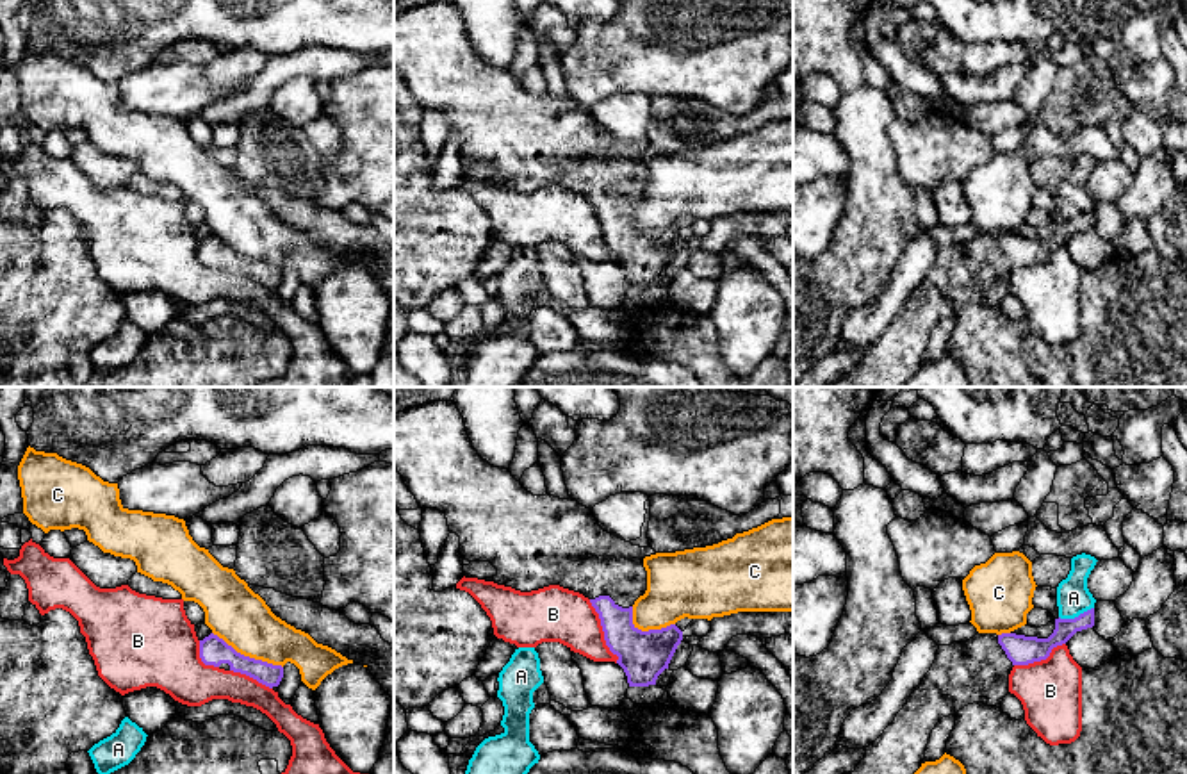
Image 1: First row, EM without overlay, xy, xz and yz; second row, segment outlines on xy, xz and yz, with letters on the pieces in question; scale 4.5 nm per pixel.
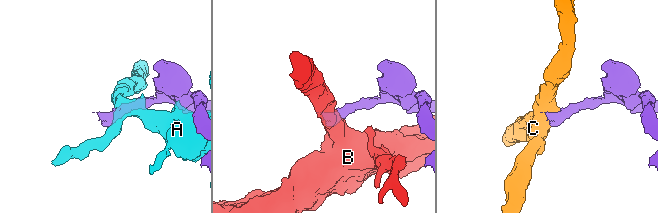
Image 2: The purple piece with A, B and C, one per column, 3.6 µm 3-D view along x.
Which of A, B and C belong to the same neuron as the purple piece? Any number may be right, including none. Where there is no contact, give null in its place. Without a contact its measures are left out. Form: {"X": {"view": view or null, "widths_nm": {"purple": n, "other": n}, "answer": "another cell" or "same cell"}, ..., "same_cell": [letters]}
{"A": {"view": "yz", "widths_nm": {"purple": 120, "other": 160}, "answer": "another cell"}, "B": {"view": "xz", "widths_nm": {"purple": 220, "other": 260}, "answer": "another cell"}, "C": {"view": "xy", "widths_nm": {"purple": 130, "other": 260}, "answer": "another cell"}, "same_cell": []}

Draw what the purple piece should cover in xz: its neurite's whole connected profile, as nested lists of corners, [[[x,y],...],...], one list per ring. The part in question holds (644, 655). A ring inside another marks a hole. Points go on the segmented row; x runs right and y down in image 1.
[[[453,401],[422,403],[394,414],[394,467],[422,510],[431,508],[446,514],[449,531],[460,537],[460,555],[463,560],[490,562],[497,569],[497,574],[485,578],[485,581],[520,592],[560,585],[583,594],[599,613],[606,646],[618,656],[617,663],[624,669],[629,687],[656,685],[658,676],[668,669],[683,640],[683,631],[675,624],[649,631],[642,631],[633,624],[633,605],[647,590],[643,558],[656,555],[651,546],[633,546],[604,531],[592,510],[576,499],[560,499],[549,494],[533,496],[508,469],[490,465],[472,448],[463,417]]]

